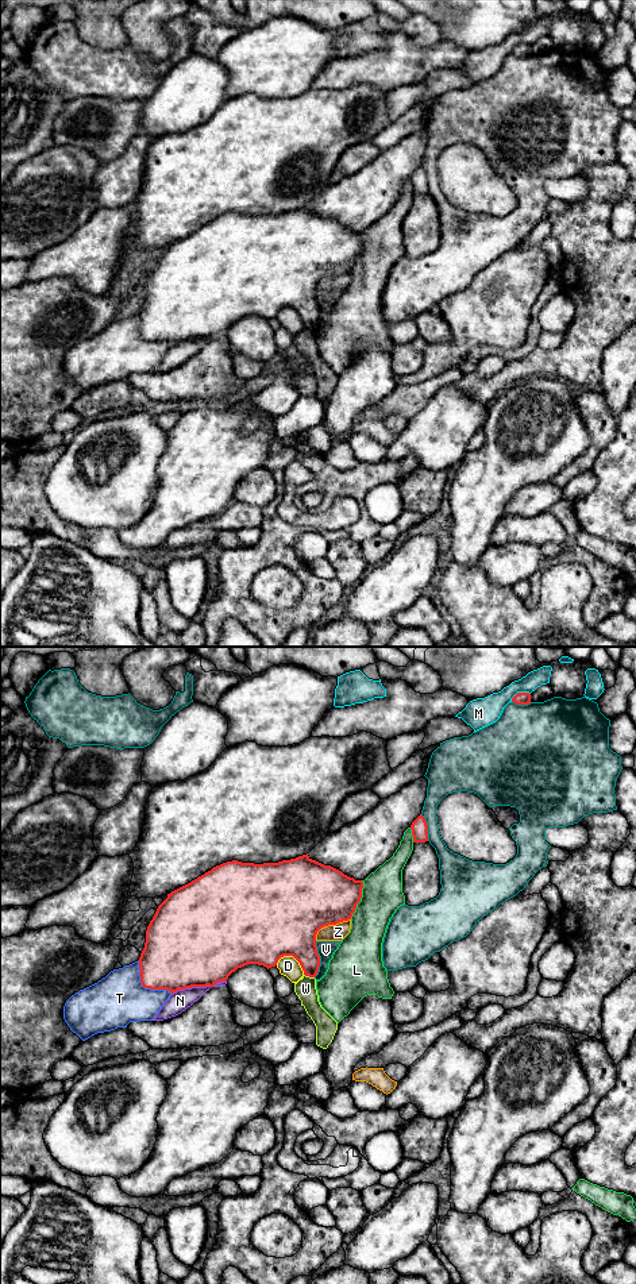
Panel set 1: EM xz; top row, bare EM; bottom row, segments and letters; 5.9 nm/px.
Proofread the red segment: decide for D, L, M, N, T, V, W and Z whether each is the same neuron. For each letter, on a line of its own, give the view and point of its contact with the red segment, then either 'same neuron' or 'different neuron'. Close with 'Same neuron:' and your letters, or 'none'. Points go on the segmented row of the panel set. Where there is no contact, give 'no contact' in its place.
D: contact xz (293, 956); different neuron
L: contact xz (359, 899); different neuron
M: contact xz (519, 693); different neuron
N: contact xz (191, 987); different neuron
T: contact xz (145, 987); different neuron
V: contact xz (319, 959); different neuron
W: contact xz (309, 976); different neuron
Z: contact xz (330, 924); different neuron
Same neuron: none

